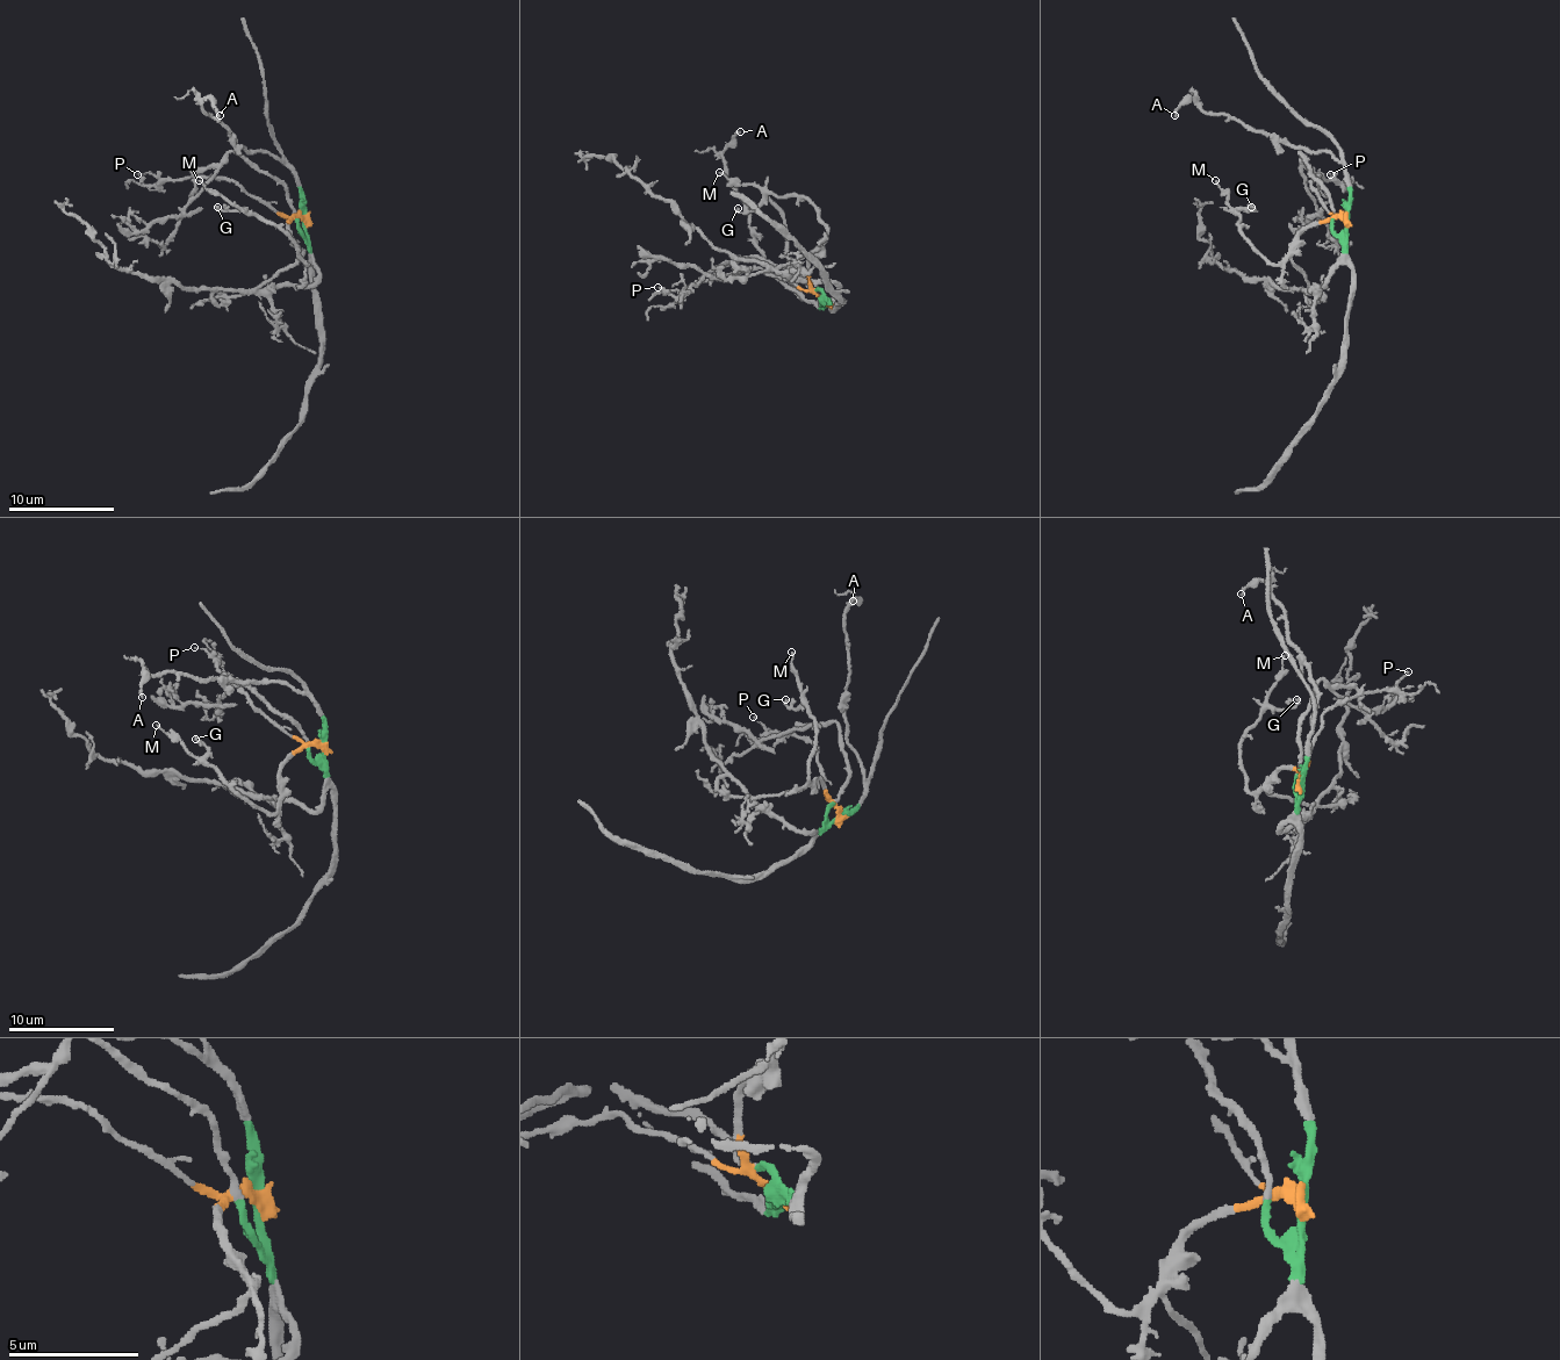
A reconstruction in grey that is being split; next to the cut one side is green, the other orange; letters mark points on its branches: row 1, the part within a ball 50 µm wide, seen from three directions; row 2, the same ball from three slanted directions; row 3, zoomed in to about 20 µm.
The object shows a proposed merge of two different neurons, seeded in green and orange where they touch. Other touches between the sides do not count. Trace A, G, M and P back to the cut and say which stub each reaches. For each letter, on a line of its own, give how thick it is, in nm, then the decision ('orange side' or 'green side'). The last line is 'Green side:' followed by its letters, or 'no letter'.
A: 190 nm | green side
G: 170 nm | orange side
M: 130 nm | orange side
P: 90 nm | orange side
Green side: A

